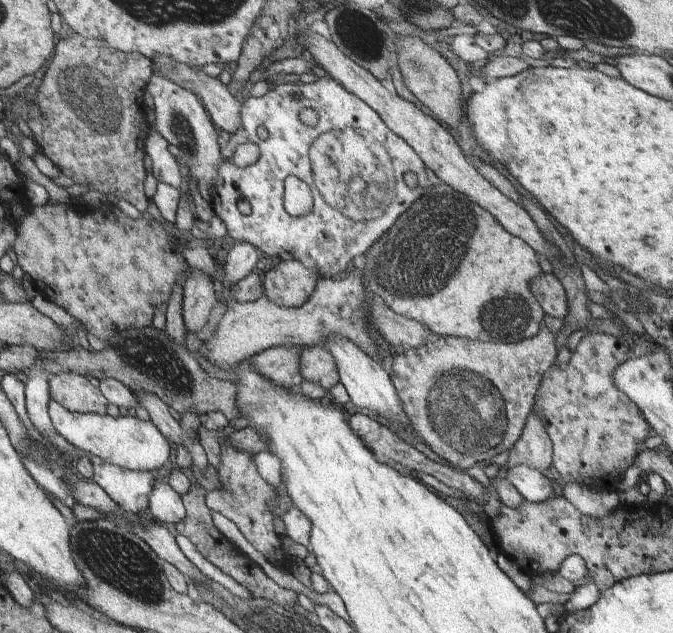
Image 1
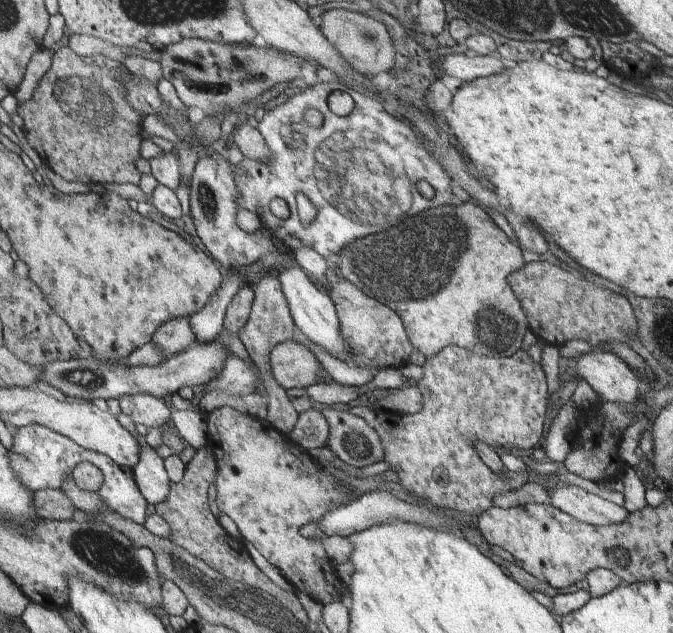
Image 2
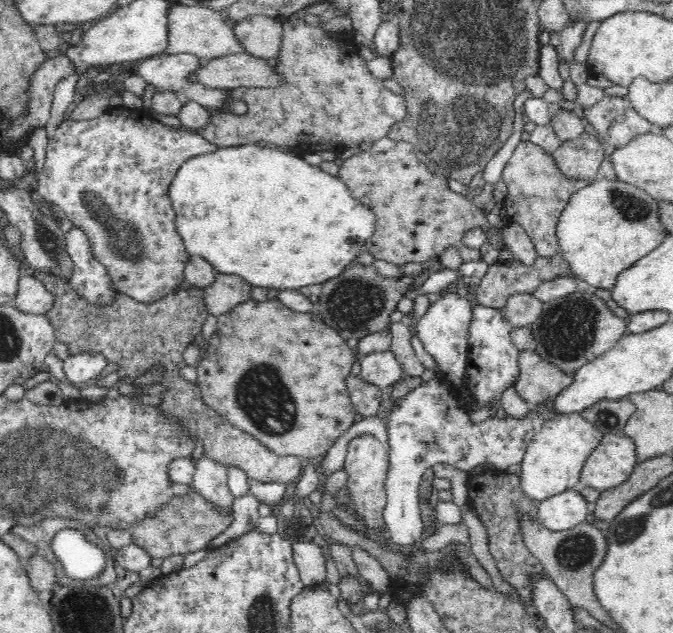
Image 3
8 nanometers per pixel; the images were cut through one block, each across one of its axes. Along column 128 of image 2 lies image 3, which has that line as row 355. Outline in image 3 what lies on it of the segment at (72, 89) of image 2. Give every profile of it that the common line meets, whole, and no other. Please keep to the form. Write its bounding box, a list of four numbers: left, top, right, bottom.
[33,269,305,487]

